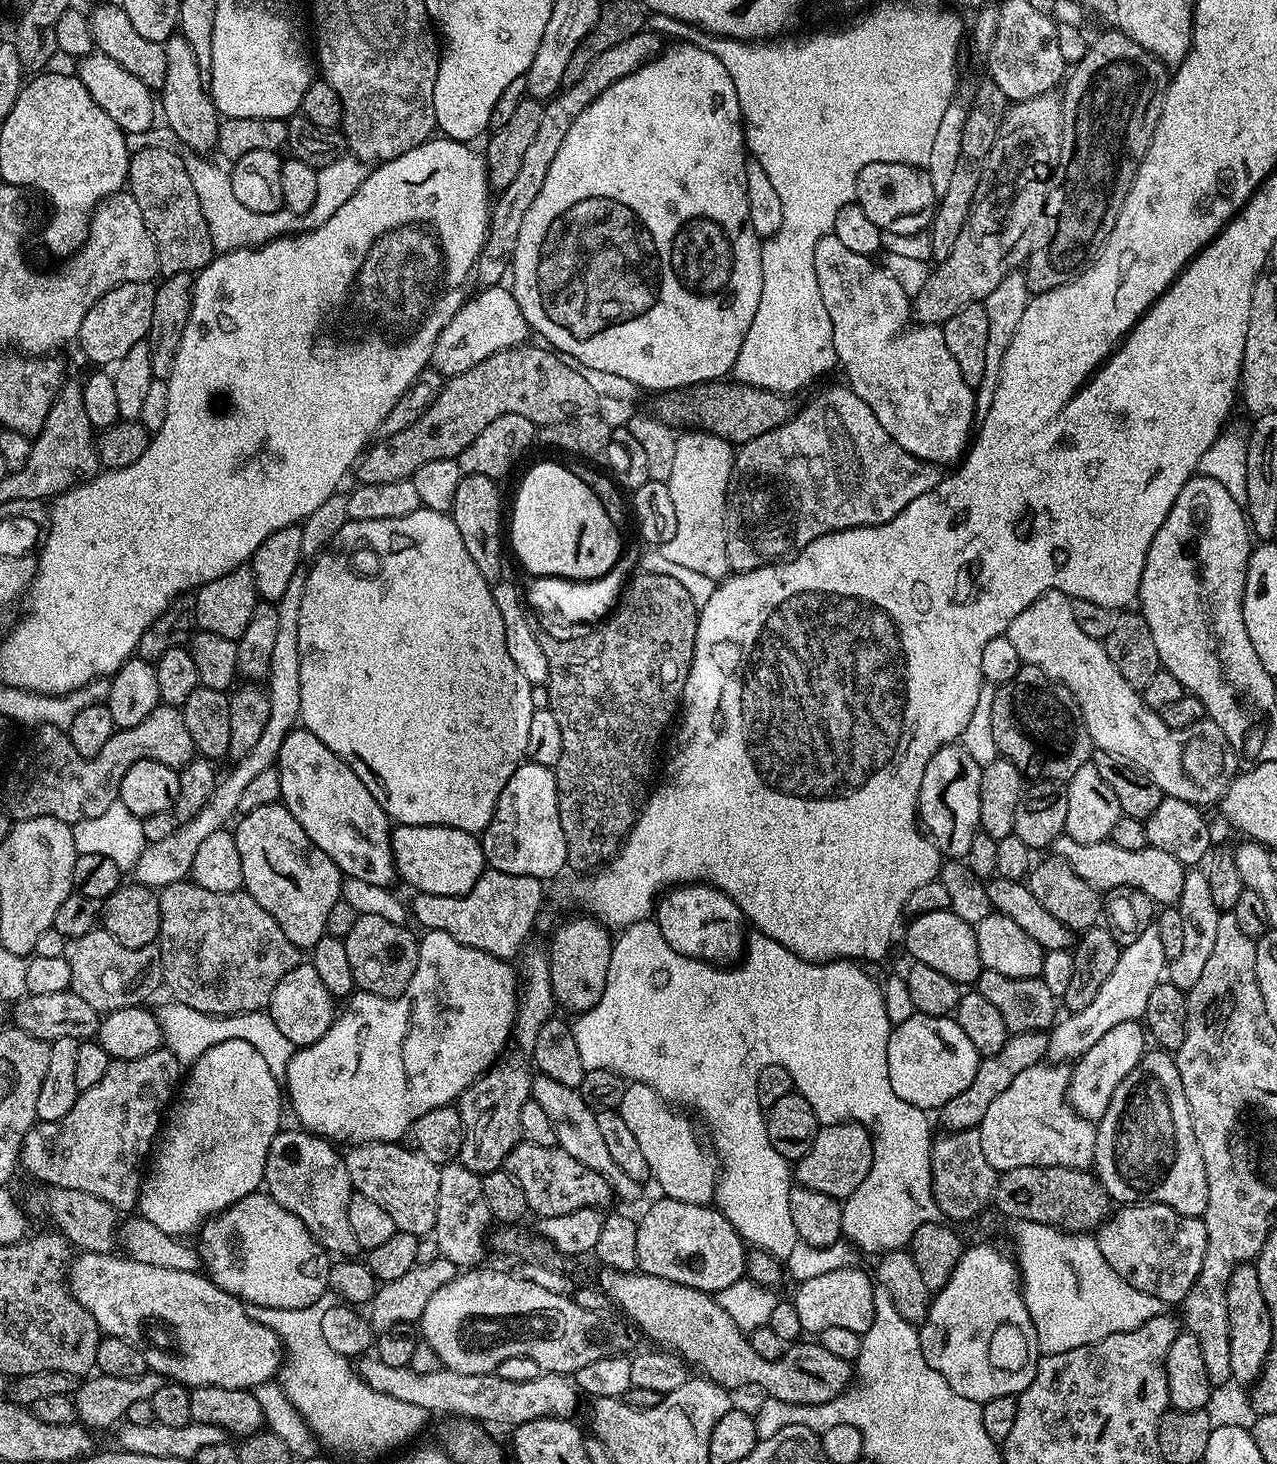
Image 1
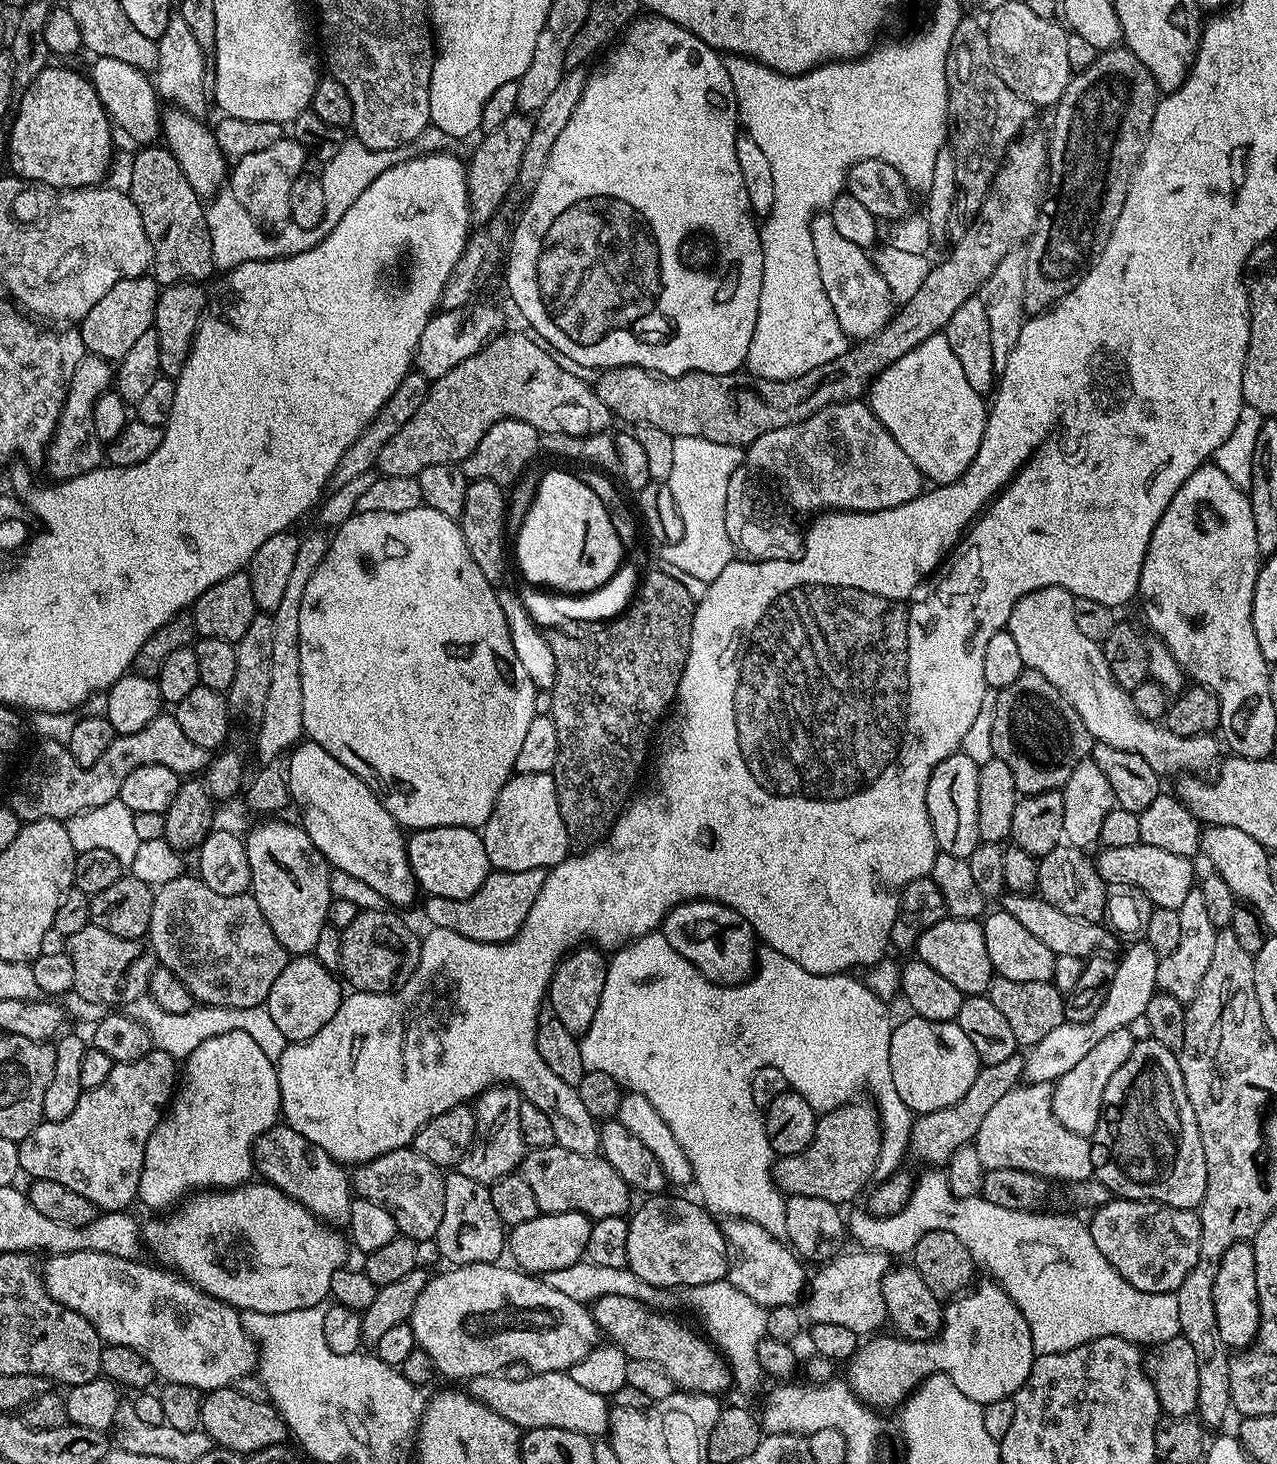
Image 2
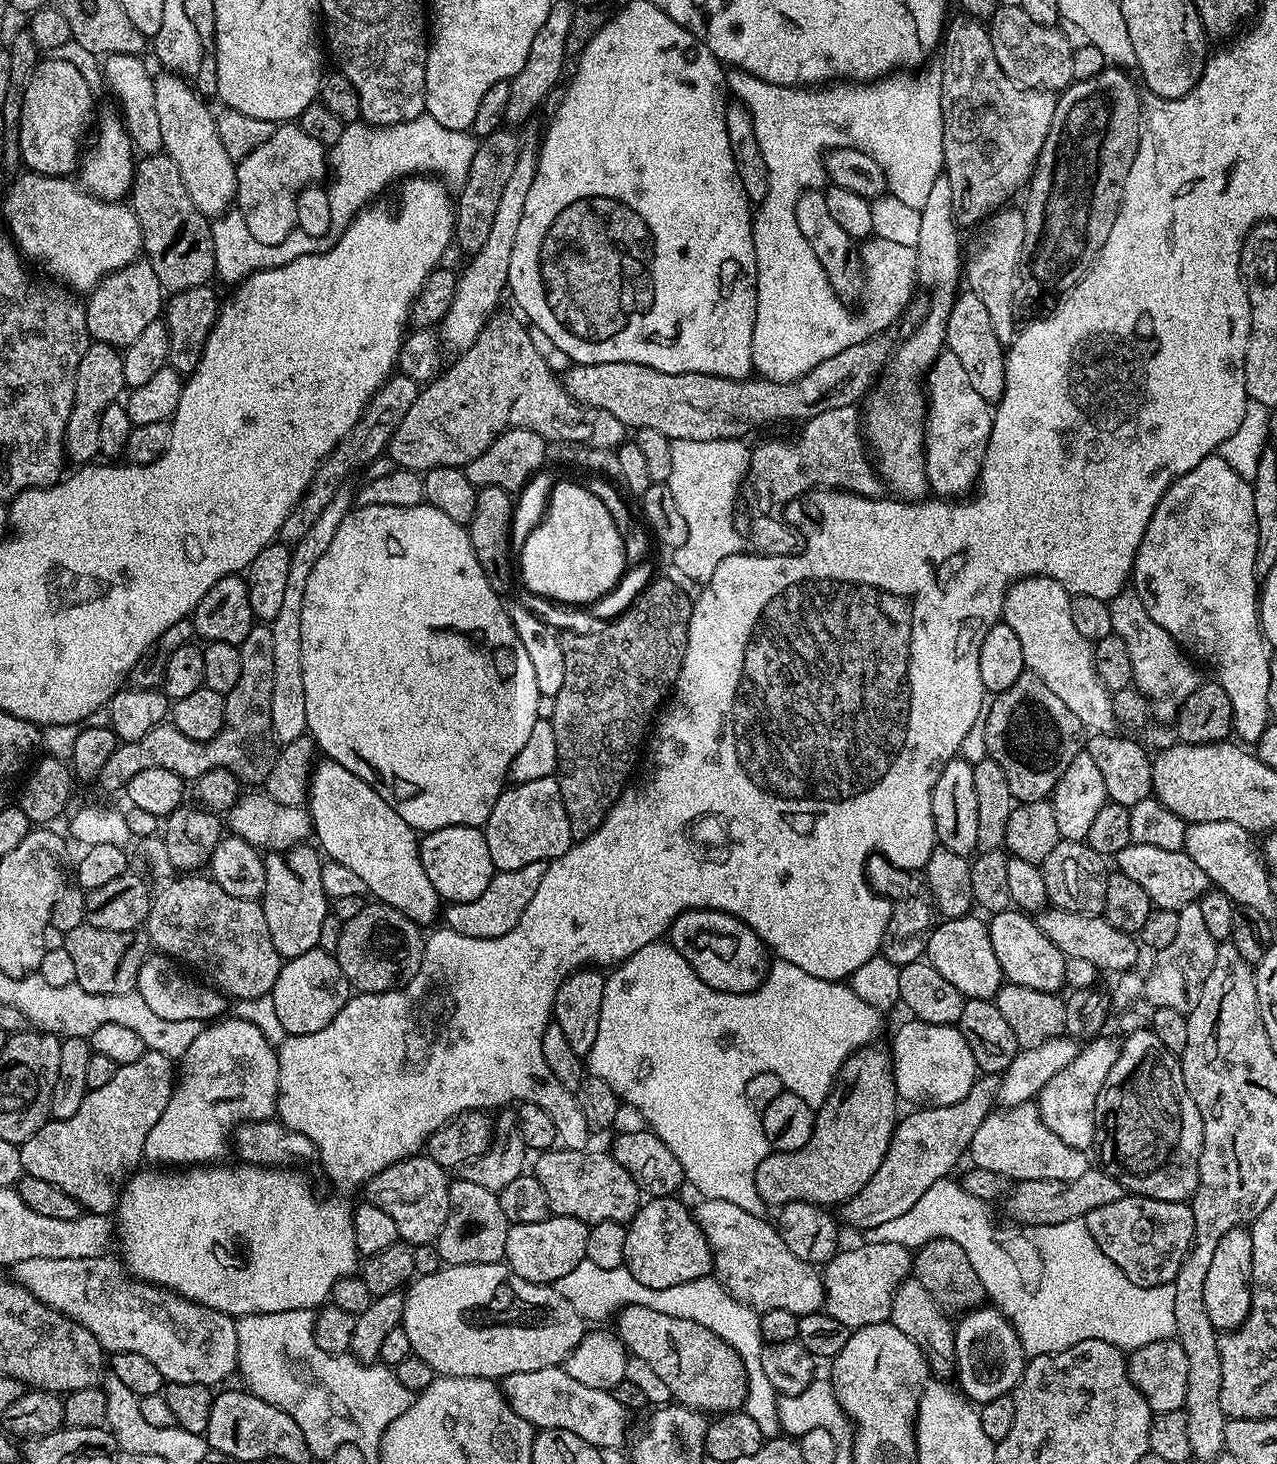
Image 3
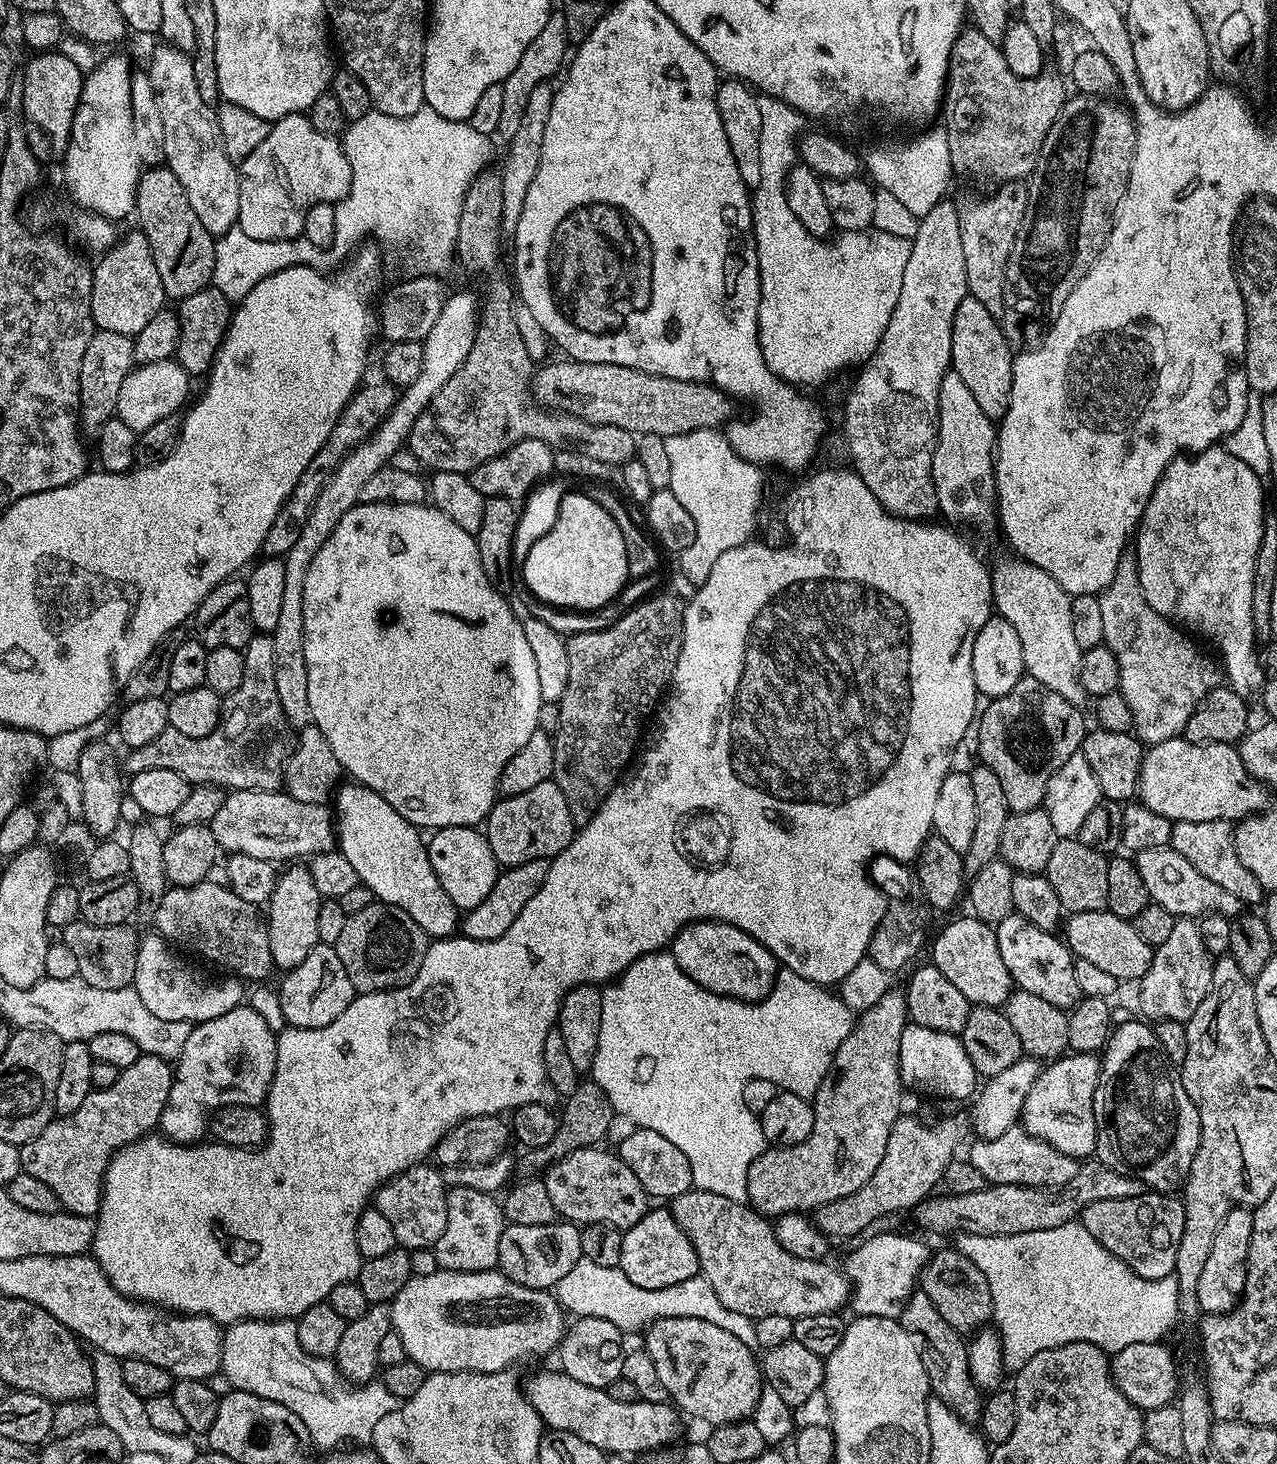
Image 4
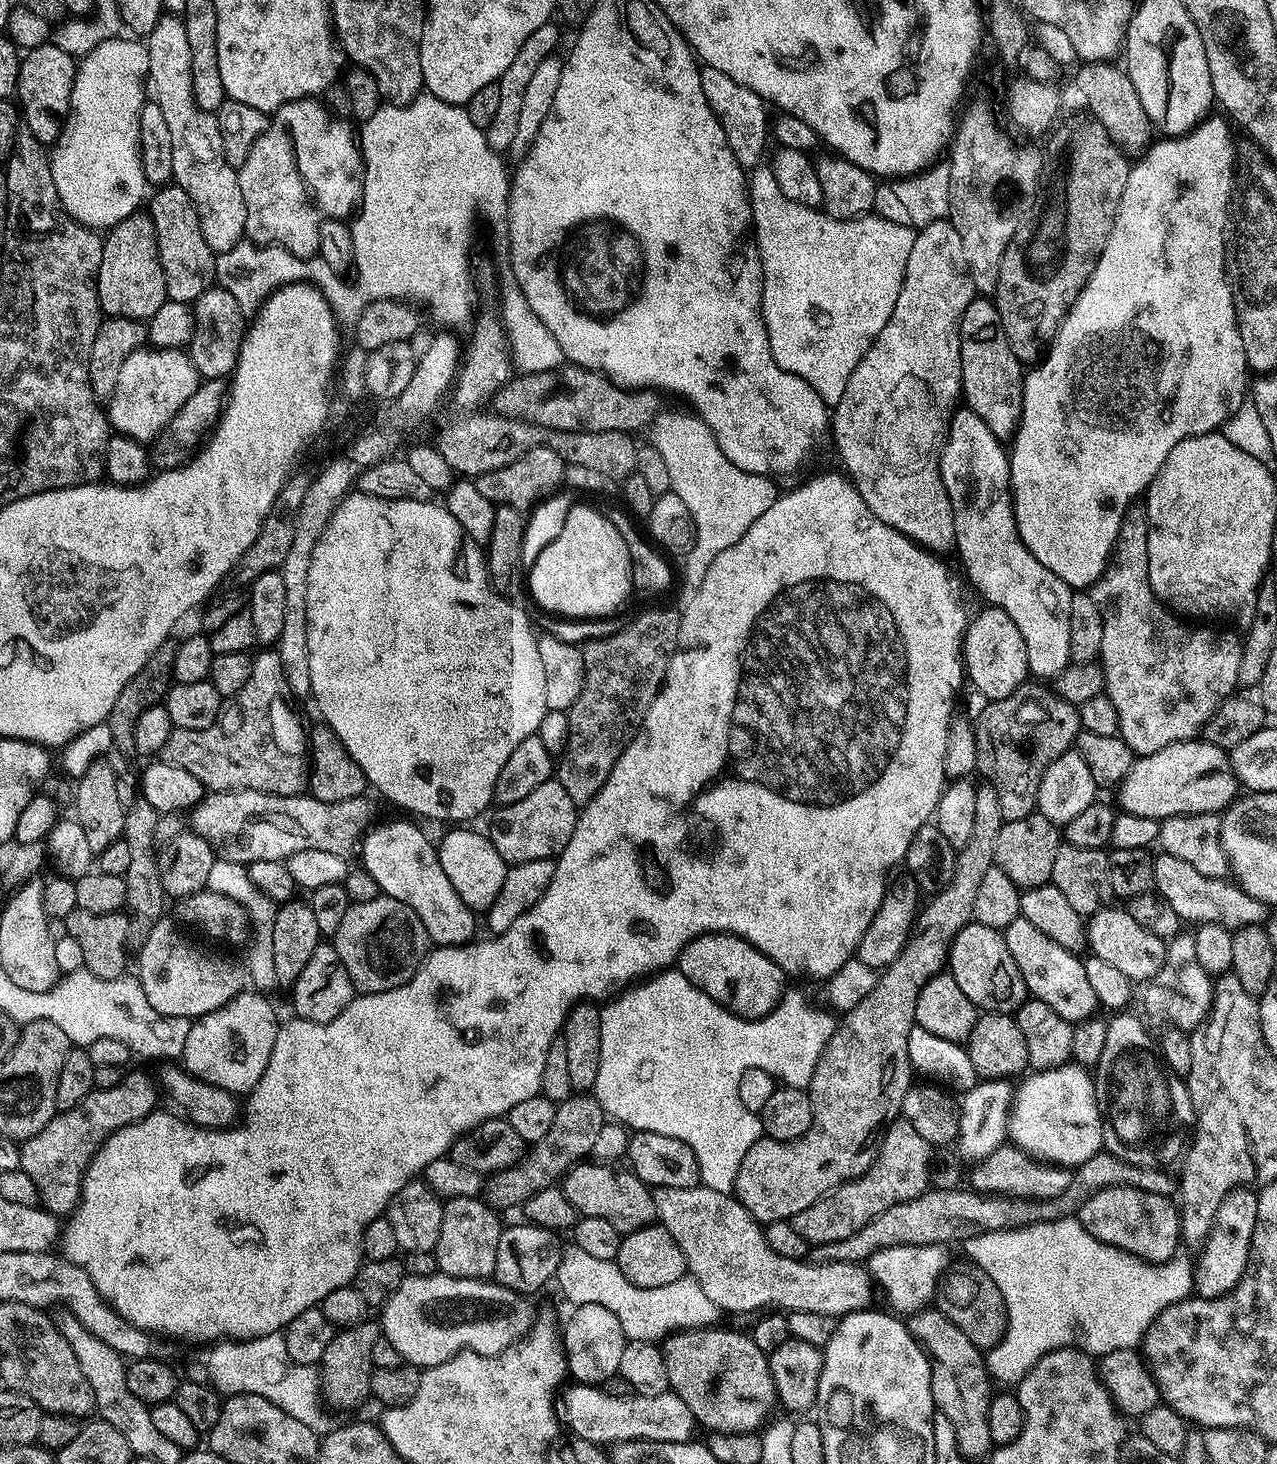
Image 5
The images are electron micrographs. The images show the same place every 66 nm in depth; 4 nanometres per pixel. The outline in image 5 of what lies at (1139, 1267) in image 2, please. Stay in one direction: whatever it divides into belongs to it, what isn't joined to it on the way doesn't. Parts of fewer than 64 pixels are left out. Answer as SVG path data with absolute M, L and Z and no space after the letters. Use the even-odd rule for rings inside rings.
M1129 1187L1100 1190L1080 1207L1078 1219L1094 1238L1134 1254L1148 1264L1167 1263L1177 1255L1182 1244L1177 1205L1169 1197L1150 1194L1146 1190Z

